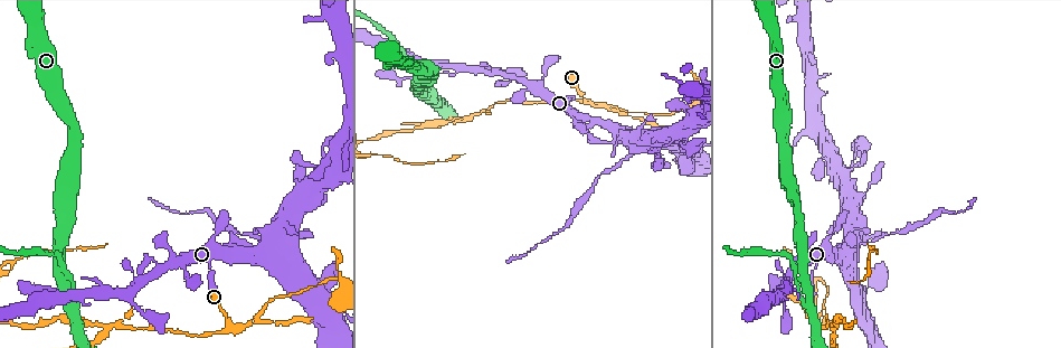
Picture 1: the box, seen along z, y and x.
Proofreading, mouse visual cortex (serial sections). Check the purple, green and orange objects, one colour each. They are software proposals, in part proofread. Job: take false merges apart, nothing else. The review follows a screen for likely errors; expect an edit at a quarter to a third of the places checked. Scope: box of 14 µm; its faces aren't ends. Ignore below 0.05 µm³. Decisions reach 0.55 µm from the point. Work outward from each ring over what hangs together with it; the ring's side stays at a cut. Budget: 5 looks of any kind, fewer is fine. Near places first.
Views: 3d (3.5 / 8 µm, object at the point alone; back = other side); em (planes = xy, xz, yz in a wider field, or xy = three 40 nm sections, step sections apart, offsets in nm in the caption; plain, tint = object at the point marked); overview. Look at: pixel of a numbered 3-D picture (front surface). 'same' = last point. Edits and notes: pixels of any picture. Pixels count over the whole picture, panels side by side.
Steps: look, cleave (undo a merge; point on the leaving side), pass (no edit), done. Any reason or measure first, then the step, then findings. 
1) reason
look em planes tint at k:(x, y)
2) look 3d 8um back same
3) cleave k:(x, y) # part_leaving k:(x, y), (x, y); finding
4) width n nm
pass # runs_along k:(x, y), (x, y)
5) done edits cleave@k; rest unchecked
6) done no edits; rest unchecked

look 3d 3.5um at 1:(62, 275)

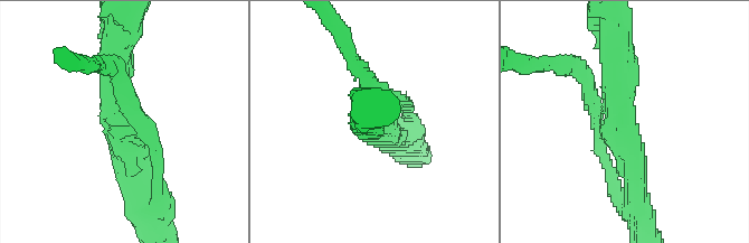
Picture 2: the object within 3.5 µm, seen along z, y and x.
arms 3; arm_widths 200, 350, 400 nm; shape alone is not enough
look em planes tint at 2:(126, 127)

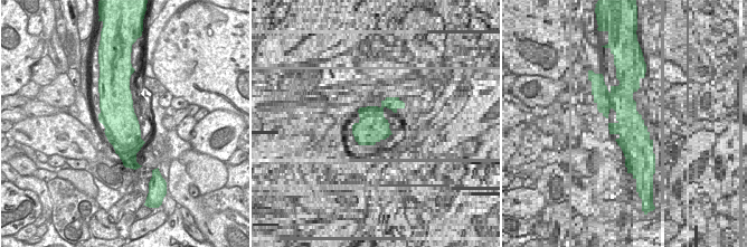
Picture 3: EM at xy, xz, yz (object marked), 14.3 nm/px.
pass # runs_along 2:(114, 53), (114, 111), (141, 194); one cell here

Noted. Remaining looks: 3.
narrows sharply
look 3d 8um back at 1:(795, 258)

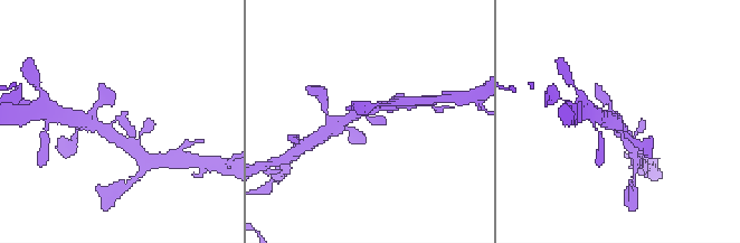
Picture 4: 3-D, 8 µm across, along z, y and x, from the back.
look 3d 3.5um at 4:(113, 121)

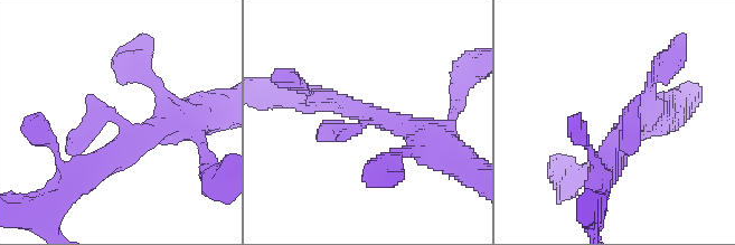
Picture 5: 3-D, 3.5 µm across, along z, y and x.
look em xy step 5 tint at 5:(361, 124)

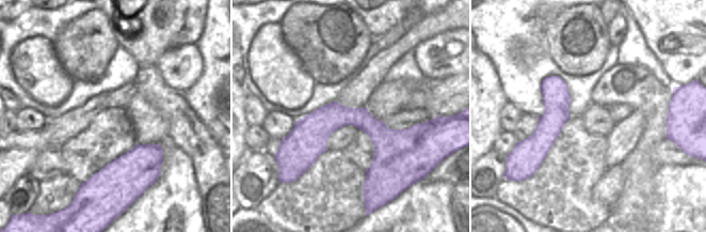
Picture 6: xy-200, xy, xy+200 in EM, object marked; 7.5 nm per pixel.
width 220 nm
pass # runs_along 5:(170, 122), (139, 139), (101, 115), (66, 145); continuous, no second cell

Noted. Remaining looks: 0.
done no edits; rest unchecked

